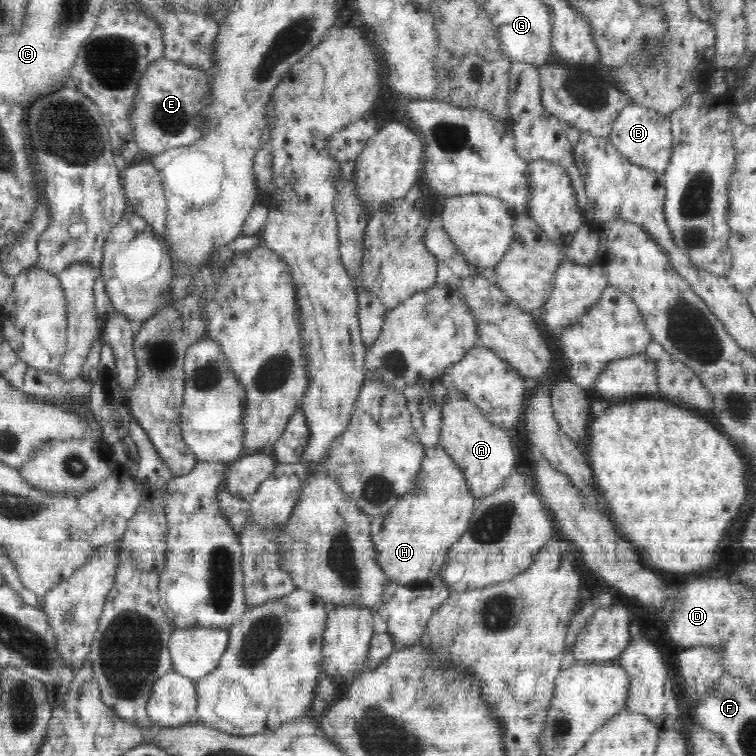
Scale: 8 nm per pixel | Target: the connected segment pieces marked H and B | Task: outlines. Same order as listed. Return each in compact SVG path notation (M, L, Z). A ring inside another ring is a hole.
M440 446L425 449L424 462L418 478L413 482L408 494L388 514L371 517L370 540L374 543L377 554L376 563L386 573L388 582L409 585L422 580L435 580L442 573L446 552L458 542L468 528L475 500L468 491L466 479L452 458Z
M630 102L618 115L612 128L609 141L616 147L616 151L636 166L664 172L670 160L673 140L671 135L671 121L668 117L656 113L652 109L638 106Z

